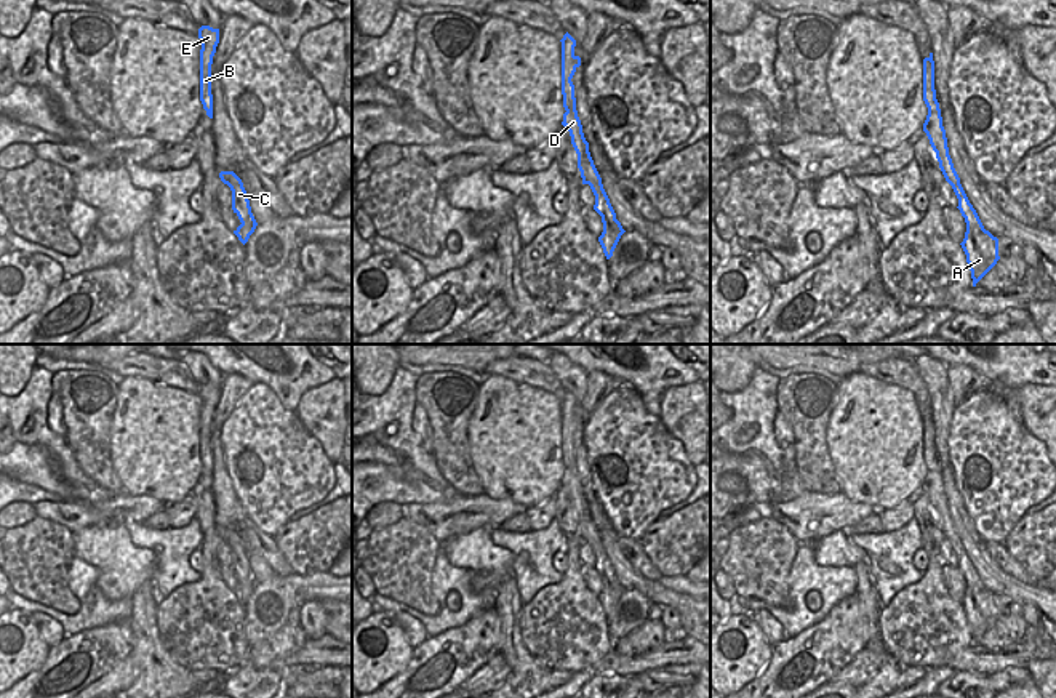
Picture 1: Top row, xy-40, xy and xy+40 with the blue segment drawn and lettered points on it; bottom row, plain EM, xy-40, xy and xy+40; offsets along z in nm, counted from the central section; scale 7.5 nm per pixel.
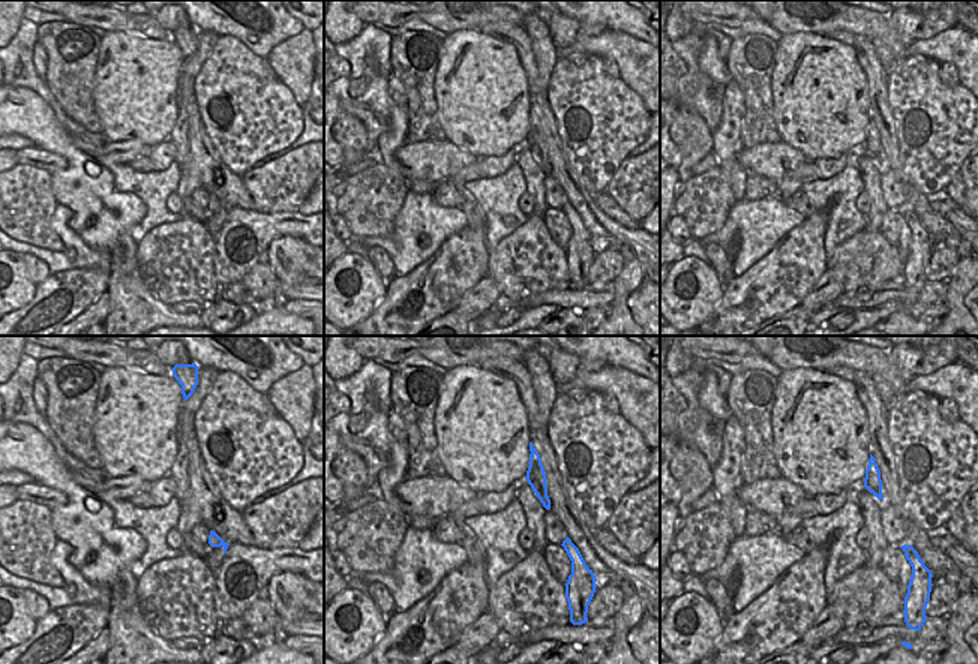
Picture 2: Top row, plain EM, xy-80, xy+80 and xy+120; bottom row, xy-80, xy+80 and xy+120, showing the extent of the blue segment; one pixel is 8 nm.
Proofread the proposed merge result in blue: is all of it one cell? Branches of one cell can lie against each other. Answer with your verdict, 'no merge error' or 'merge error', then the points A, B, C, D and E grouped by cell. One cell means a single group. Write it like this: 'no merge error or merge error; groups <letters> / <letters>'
no merge error; groups A B C D E

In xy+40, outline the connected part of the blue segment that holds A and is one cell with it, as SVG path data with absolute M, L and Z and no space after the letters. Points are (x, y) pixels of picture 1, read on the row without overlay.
M933 411L923 418L923 459L928 466L928 474L923 482L923 490L926 491L933 509L936 511L936 517L939 520L939 527L946 536L946 540L952 544L957 557L958 568L966 581L965 597L960 602L965 613L966 621L971 629L973 645L997 623L998 615L998 597L994 596L989 589L984 588L976 568L970 562L962 543L960 536L954 527L952 517L949 514L946 488L942 485L942 475L939 461L936 458L934 448L934 419Z

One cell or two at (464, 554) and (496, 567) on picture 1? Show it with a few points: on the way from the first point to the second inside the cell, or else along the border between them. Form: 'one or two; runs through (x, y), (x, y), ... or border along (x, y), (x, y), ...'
one; runs through (472, 554), (488, 559)

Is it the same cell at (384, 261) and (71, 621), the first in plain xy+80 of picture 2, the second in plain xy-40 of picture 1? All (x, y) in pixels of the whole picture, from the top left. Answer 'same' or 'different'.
different

